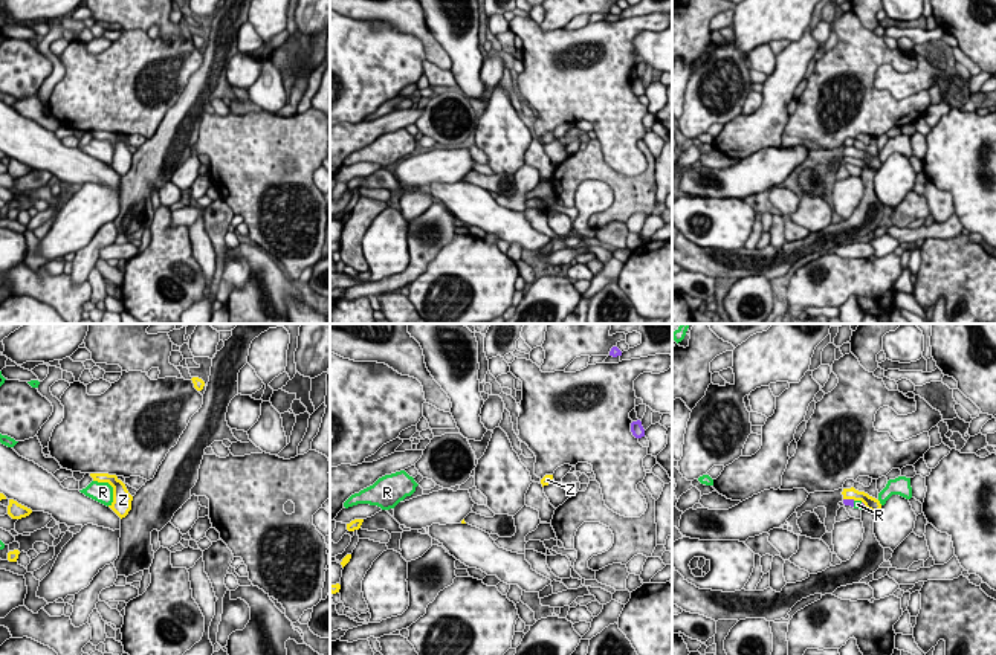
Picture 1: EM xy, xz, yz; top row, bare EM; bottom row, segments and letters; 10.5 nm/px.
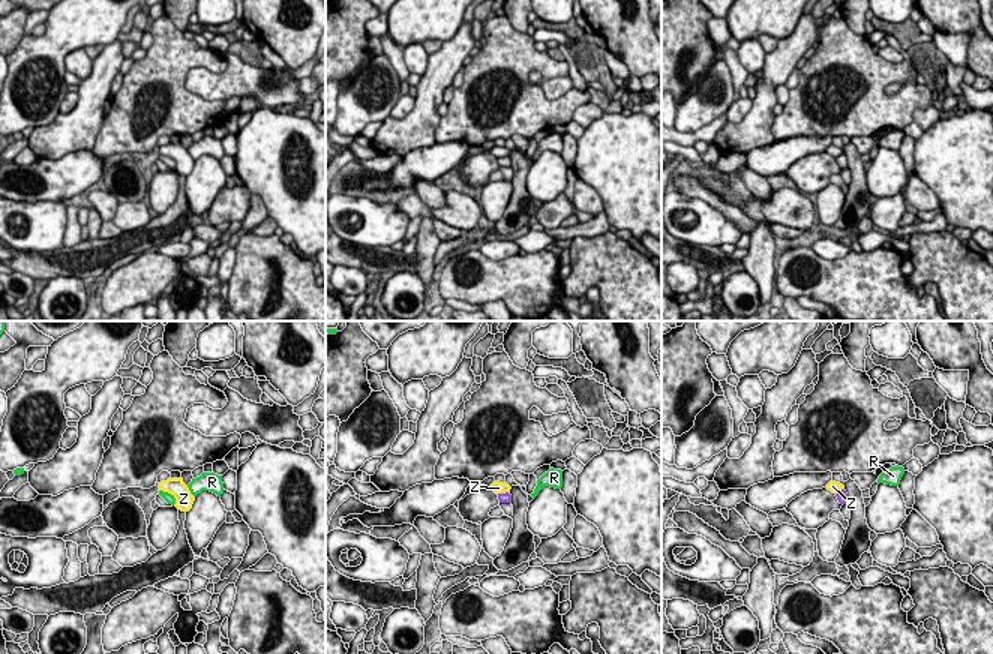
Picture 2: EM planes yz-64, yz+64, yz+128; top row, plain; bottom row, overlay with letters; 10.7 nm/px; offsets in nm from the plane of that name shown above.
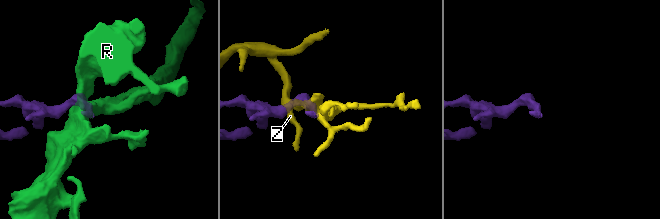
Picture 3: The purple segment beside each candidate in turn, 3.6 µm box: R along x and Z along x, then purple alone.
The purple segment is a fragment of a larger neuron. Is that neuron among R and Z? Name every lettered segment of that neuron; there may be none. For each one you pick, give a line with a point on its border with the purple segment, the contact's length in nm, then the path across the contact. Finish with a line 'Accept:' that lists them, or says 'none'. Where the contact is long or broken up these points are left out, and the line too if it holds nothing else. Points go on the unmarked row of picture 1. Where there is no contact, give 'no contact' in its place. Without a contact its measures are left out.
R: contact yz (853, 162); length 70 nm; way yz (845, 159), (853, 162), (857, 162)
Accept: R

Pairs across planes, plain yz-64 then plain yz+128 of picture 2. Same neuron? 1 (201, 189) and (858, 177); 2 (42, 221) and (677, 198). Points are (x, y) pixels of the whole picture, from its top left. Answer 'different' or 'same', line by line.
1: different
2: same

